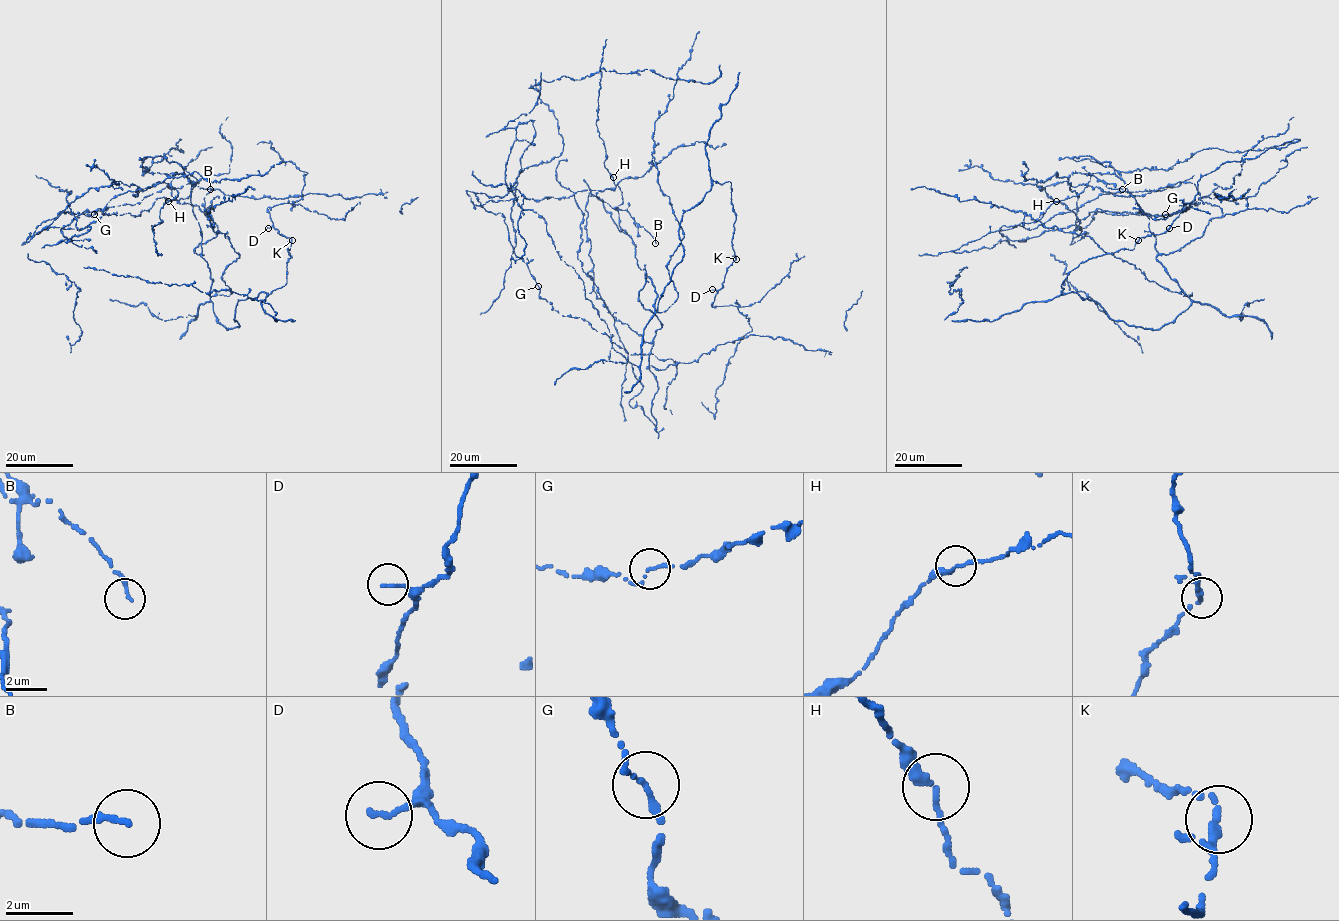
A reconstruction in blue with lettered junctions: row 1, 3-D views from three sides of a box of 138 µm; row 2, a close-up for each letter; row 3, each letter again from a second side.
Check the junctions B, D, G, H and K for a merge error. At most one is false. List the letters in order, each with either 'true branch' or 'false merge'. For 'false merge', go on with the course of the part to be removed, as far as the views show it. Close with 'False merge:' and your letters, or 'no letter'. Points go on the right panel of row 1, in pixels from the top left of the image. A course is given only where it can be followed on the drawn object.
B: true branch
D: true branch
G: true branch
H: true branch
K: true branch
False merge: no letter

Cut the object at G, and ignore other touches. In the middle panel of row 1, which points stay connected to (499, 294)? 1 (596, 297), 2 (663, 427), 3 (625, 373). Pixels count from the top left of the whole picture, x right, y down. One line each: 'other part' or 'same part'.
1: same part
2: same part
3: same part

